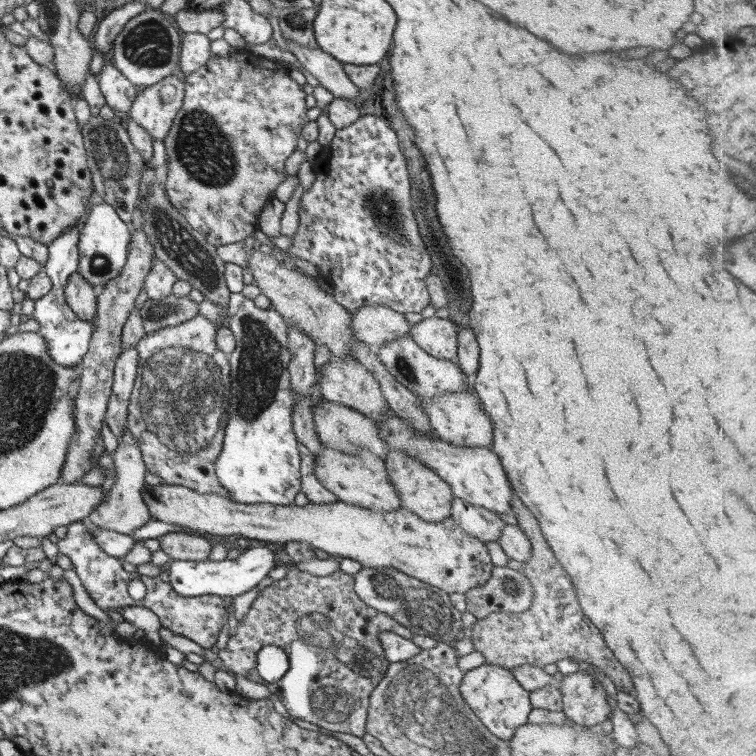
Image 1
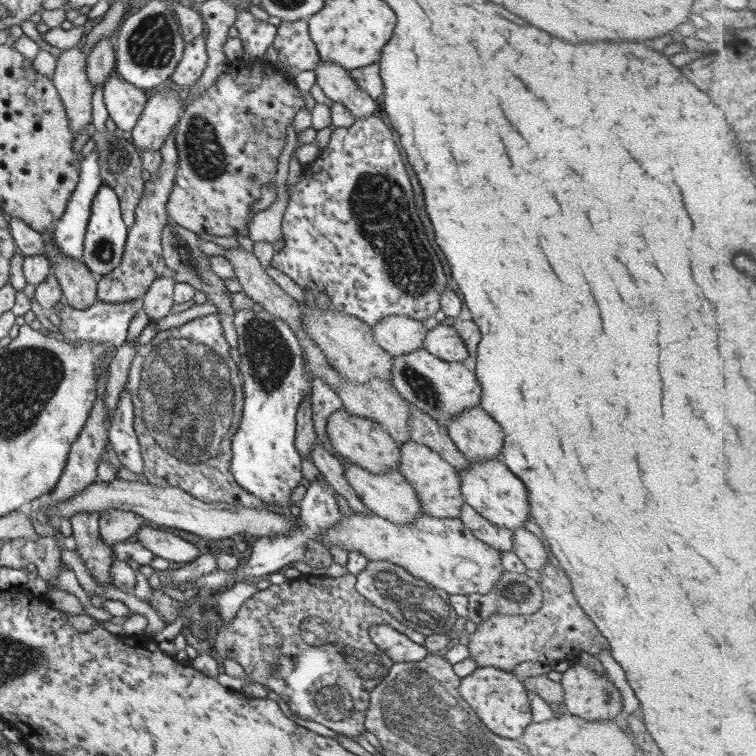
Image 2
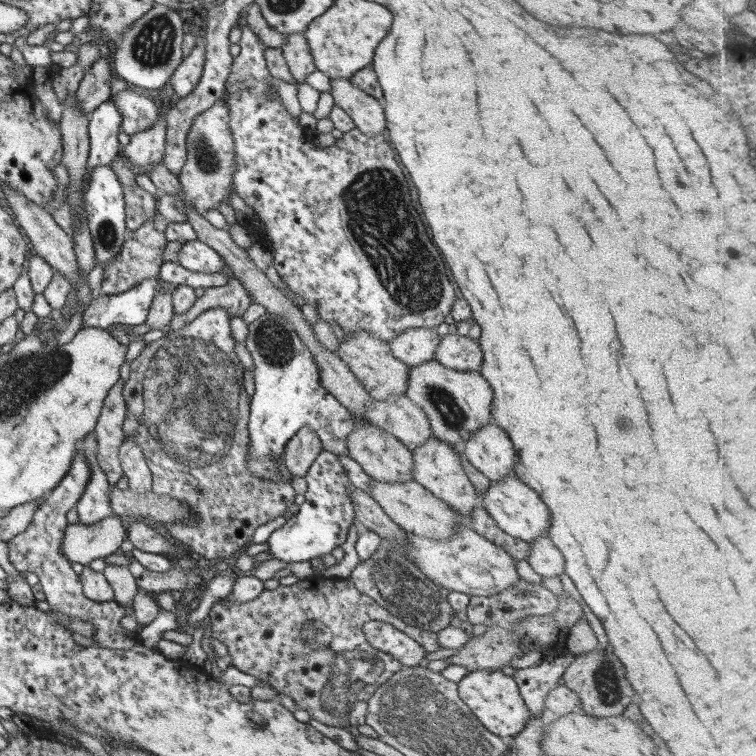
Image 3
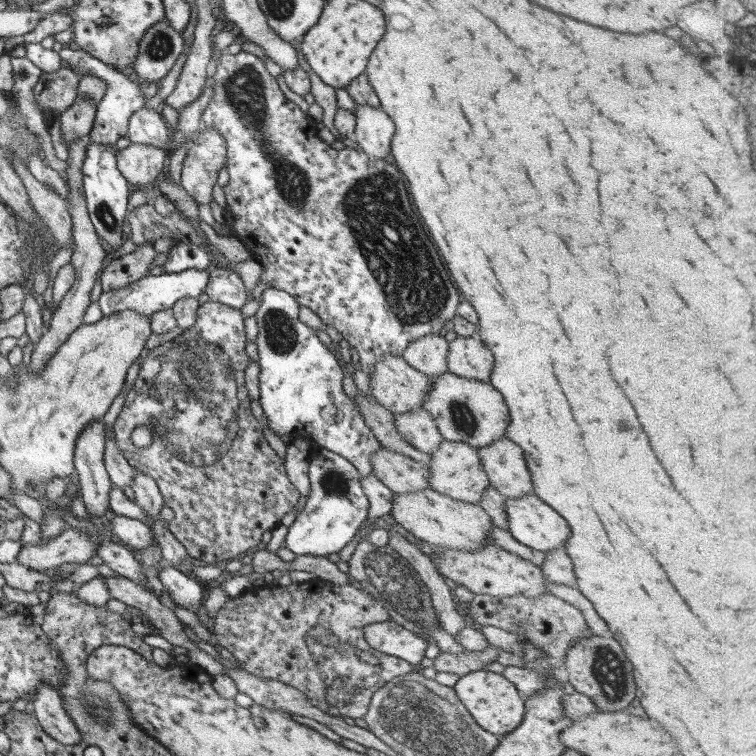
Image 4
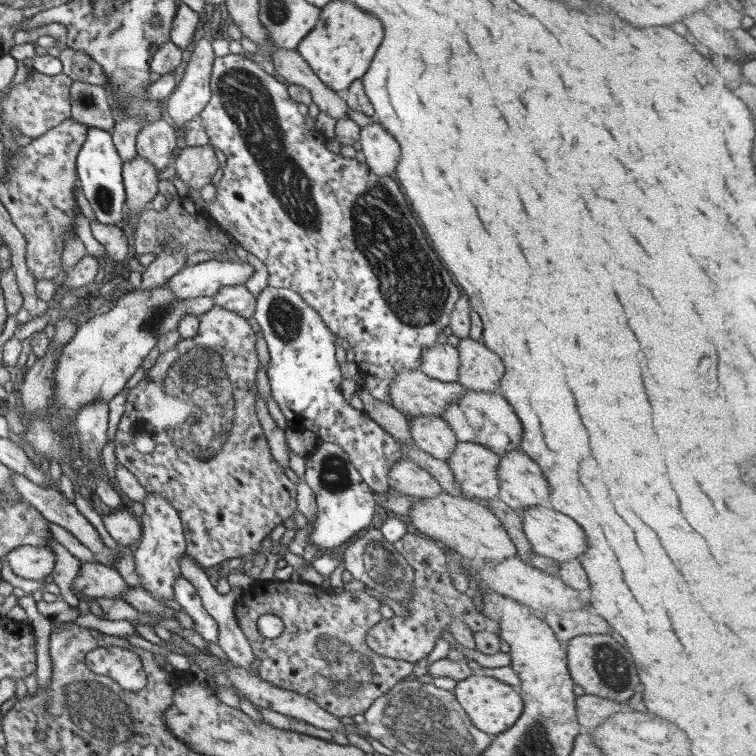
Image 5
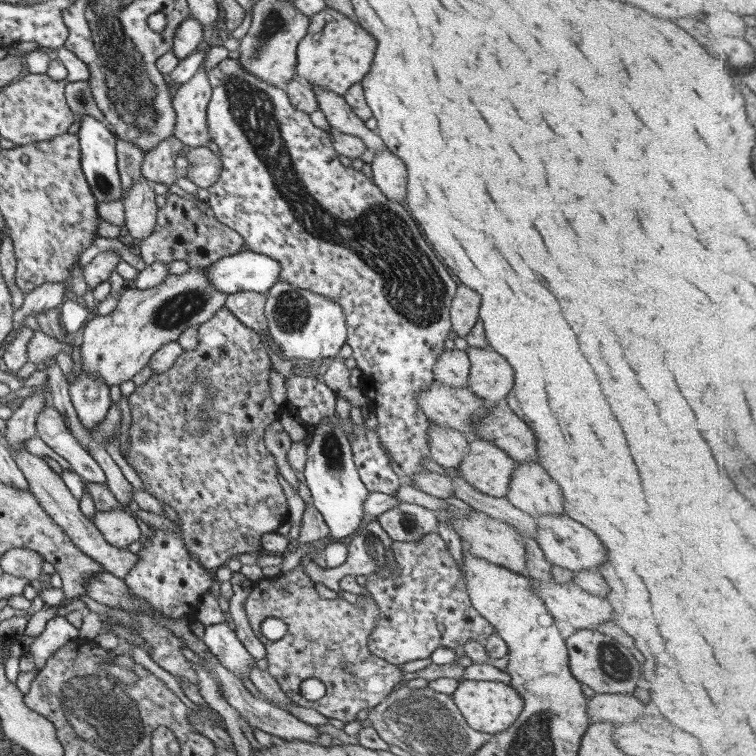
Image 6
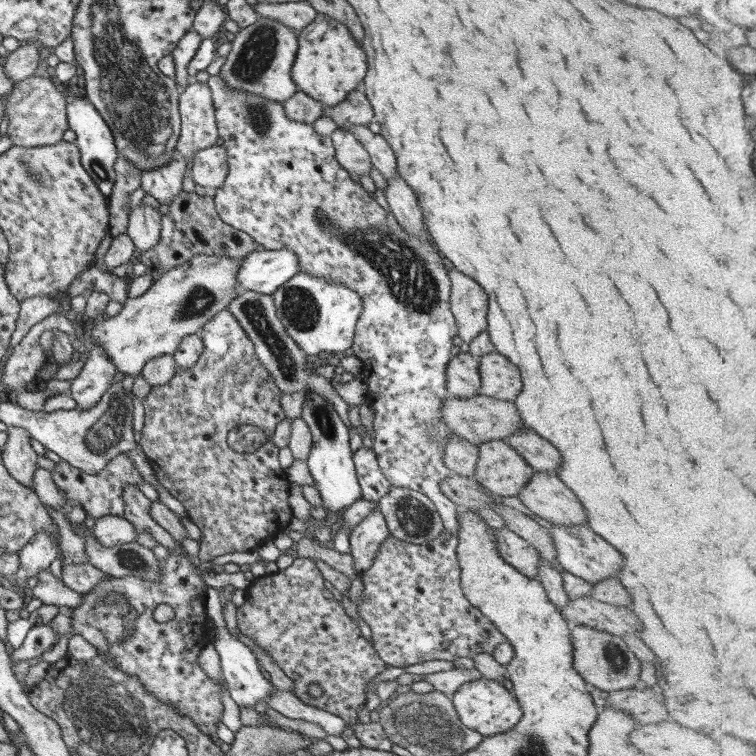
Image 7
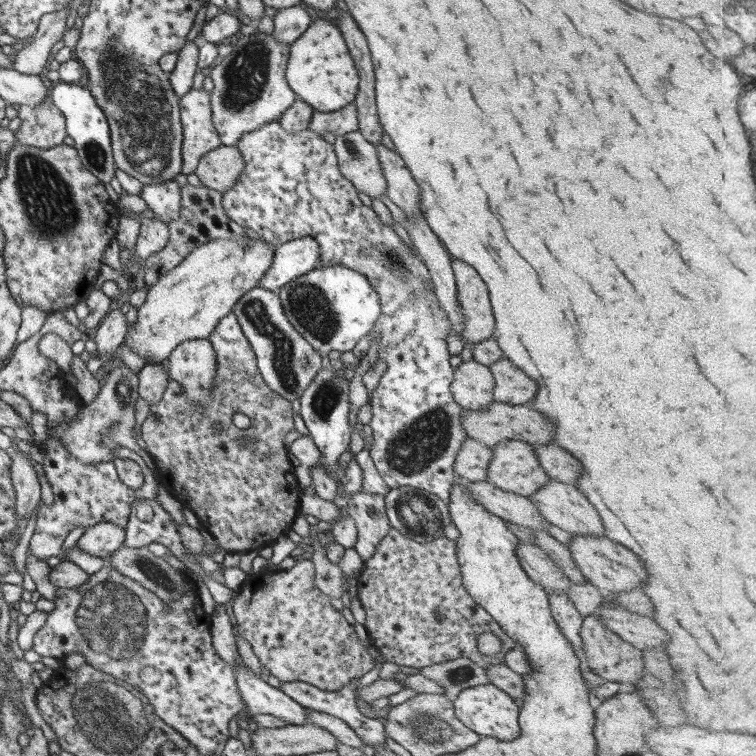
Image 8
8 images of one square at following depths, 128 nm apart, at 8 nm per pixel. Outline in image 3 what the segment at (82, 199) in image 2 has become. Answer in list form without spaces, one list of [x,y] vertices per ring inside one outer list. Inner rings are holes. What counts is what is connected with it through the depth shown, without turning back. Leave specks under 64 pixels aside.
[[[104,101],[89,114],[87,126],[89,150],[80,183],[83,194],[88,188],[92,168],[99,164],[108,165],[120,151],[121,145],[117,141],[117,133],[120,128],[120,115],[112,101]]]

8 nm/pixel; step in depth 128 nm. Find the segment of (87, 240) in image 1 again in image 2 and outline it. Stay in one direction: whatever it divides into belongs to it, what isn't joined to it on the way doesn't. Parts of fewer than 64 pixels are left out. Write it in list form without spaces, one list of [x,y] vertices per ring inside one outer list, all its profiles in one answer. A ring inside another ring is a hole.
[[[101,185],[91,200],[89,218],[83,239],[82,259],[80,260],[96,278],[111,272],[119,264],[127,229],[128,226],[121,218],[117,196],[111,188]]]

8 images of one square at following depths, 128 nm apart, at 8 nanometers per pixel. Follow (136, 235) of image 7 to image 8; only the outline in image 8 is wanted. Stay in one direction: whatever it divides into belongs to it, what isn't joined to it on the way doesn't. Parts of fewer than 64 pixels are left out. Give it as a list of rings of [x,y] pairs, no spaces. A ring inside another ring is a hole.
[[[147,213],[139,215],[139,234],[134,244],[134,256],[141,262],[149,255],[160,251],[169,236],[168,228],[163,221]]]

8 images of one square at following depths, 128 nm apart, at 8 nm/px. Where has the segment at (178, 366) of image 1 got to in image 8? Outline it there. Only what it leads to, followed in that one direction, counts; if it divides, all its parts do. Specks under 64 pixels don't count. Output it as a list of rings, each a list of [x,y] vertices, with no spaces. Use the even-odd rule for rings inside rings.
[[[232,312],[217,322],[206,339],[217,358],[217,371],[213,377],[209,403],[201,409],[195,409],[195,405],[191,405],[185,397],[181,384],[171,379],[161,398],[156,403],[149,404],[148,415],[137,432],[140,432],[140,437],[146,444],[148,461],[155,471],[156,482],[183,507],[195,514],[200,525],[217,542],[218,550],[240,554],[271,545],[277,537],[285,535],[298,515],[301,490],[284,445],[285,434],[294,430],[293,409],[291,401],[285,400],[265,385],[256,365],[255,353]],[[236,412],[249,418],[247,428],[239,429],[233,425],[231,416]],[[215,424],[221,426],[219,431],[213,429]]]

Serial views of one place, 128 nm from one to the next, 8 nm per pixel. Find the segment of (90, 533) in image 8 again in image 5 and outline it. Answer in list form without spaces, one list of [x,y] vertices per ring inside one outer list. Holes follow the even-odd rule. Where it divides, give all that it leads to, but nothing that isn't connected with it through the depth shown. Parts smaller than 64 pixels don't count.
[[[128,508],[105,510],[101,516],[105,530],[117,545],[127,549],[129,545],[138,543],[142,536],[139,520]]]

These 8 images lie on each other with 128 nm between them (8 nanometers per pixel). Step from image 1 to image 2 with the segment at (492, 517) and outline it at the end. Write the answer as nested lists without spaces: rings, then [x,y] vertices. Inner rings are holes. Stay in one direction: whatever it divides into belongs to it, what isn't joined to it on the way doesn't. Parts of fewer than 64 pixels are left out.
[[[465,502],[461,505],[458,520],[472,533],[473,537],[492,547],[494,551],[510,551],[512,532],[488,522]]]

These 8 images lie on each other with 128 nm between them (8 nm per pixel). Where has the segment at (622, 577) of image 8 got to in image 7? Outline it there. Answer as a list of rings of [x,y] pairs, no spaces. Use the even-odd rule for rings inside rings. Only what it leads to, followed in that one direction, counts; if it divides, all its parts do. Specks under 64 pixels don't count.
[[[585,524],[576,526],[551,526],[548,534],[553,542],[555,561],[566,572],[582,578],[583,581],[594,584],[609,577],[617,578],[618,571],[622,566],[622,557],[605,540],[588,529]]]

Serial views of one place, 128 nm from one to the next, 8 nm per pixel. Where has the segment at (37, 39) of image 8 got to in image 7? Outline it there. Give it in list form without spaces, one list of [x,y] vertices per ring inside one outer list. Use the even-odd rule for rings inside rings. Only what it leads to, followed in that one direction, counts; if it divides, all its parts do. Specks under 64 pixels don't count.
[[[40,43],[38,48],[34,45],[25,45],[25,47],[19,47],[17,50],[11,53],[7,53],[7,56],[1,60],[1,66],[4,76],[11,80],[13,83],[24,80],[33,76],[37,64],[39,64],[39,54],[43,51],[43,46]]]

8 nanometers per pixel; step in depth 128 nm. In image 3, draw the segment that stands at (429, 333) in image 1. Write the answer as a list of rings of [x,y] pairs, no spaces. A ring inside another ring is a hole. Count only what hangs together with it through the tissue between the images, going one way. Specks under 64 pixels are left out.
[[[445,334],[440,336],[434,359],[454,371],[478,371],[483,356],[477,341],[466,336]]]

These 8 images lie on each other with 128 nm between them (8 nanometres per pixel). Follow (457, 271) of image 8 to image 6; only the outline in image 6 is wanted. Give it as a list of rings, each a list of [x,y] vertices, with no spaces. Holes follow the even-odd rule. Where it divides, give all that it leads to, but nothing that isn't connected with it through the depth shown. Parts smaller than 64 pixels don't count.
[[[457,282],[449,308],[450,326],[457,336],[464,337],[475,325],[478,320],[479,303],[481,298],[471,288]]]

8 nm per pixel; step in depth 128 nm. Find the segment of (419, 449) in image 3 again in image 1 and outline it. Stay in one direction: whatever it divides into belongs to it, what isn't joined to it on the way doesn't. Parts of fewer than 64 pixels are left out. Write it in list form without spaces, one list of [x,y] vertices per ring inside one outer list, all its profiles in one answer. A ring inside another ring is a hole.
[[[403,450],[391,451],[387,453],[384,460],[385,472],[389,476],[389,482],[393,484],[399,500],[401,509],[407,509],[420,520],[429,523],[439,523],[449,517],[451,513],[451,499],[453,494],[449,484],[435,472],[429,470],[425,464],[421,464],[415,456],[405,454]]]

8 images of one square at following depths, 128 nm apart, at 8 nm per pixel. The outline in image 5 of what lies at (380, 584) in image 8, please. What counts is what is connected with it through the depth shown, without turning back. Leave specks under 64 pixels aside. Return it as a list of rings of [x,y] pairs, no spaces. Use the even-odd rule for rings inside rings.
[[[406,533],[393,543],[393,547],[413,569],[414,594],[409,601],[401,603],[409,612],[408,616],[381,619],[366,632],[365,642],[372,652],[385,658],[414,664],[427,657],[435,640],[442,638],[443,631],[449,632],[449,621],[459,620],[473,633],[485,628],[485,616],[476,610],[471,600],[463,594],[463,589],[459,592],[452,583],[445,563],[444,548],[438,542],[425,536]]]

